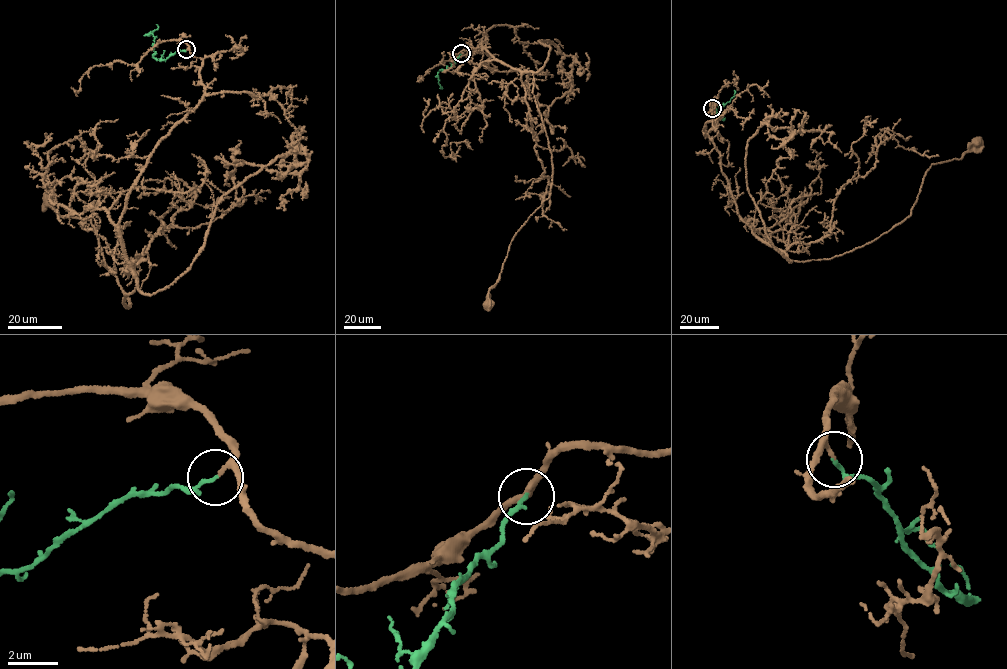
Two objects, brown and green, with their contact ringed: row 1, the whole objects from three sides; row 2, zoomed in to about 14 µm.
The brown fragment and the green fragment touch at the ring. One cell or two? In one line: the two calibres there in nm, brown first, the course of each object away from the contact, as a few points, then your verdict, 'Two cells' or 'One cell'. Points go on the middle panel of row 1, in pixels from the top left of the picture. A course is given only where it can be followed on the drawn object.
Thickness 130 nm (brown) against 140 nm. Course of brown: (461, 53), (485, 34), (481, 46), (492, 56), (533, 73), (551, 156), (548, 198), (513, 237), (488, 305). Course of green: (461, 53), (453, 65), (438, 73), (440, 88). One cell

